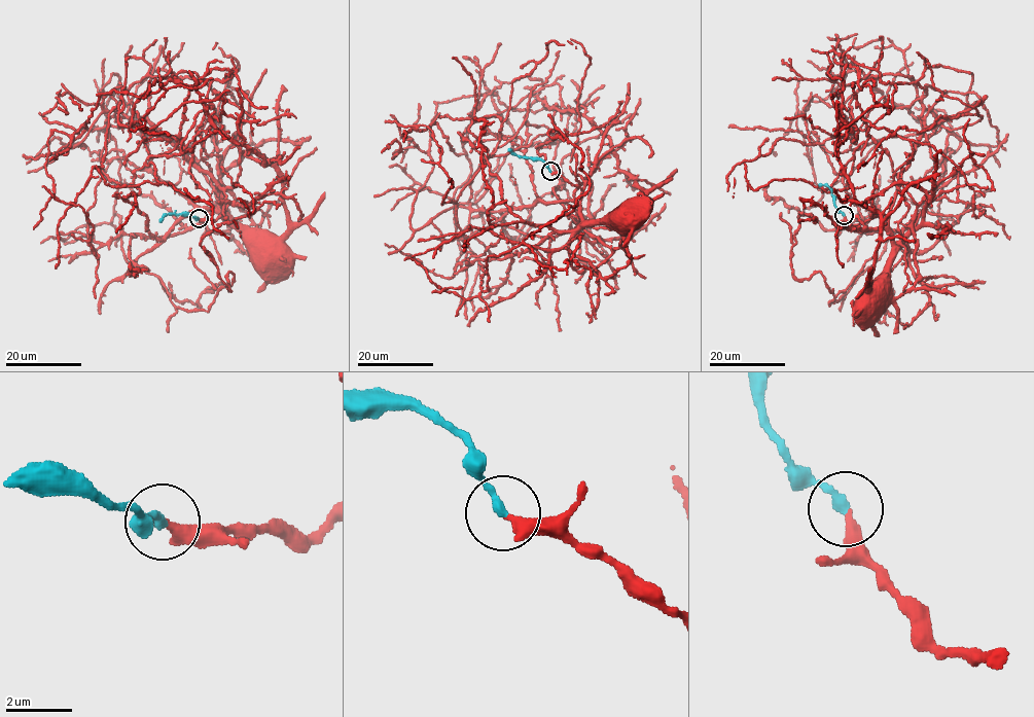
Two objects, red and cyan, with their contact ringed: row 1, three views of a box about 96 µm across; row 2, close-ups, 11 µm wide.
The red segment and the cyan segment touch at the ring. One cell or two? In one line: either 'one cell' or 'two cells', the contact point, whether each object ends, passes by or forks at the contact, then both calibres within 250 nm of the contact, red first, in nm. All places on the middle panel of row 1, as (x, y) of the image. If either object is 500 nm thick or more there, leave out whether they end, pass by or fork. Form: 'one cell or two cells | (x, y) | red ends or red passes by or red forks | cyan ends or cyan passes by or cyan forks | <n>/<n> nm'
one cell | (550, 171) | red ends | cyan ends | 320/280 nm

